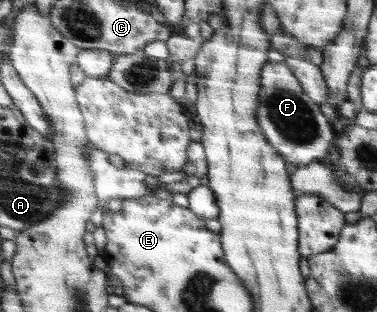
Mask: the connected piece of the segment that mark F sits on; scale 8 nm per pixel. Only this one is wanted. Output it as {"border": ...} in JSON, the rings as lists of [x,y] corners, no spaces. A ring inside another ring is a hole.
{"border":[[[267,62],[267,65],[263,66],[259,86],[259,107],[255,117],[258,118],[259,129],[262,129],[267,141],[294,168],[305,166],[317,157],[323,157],[331,147],[333,129],[327,117],[319,111],[319,105],[313,103],[309,95],[305,95],[294,70],[285,62]]]}

